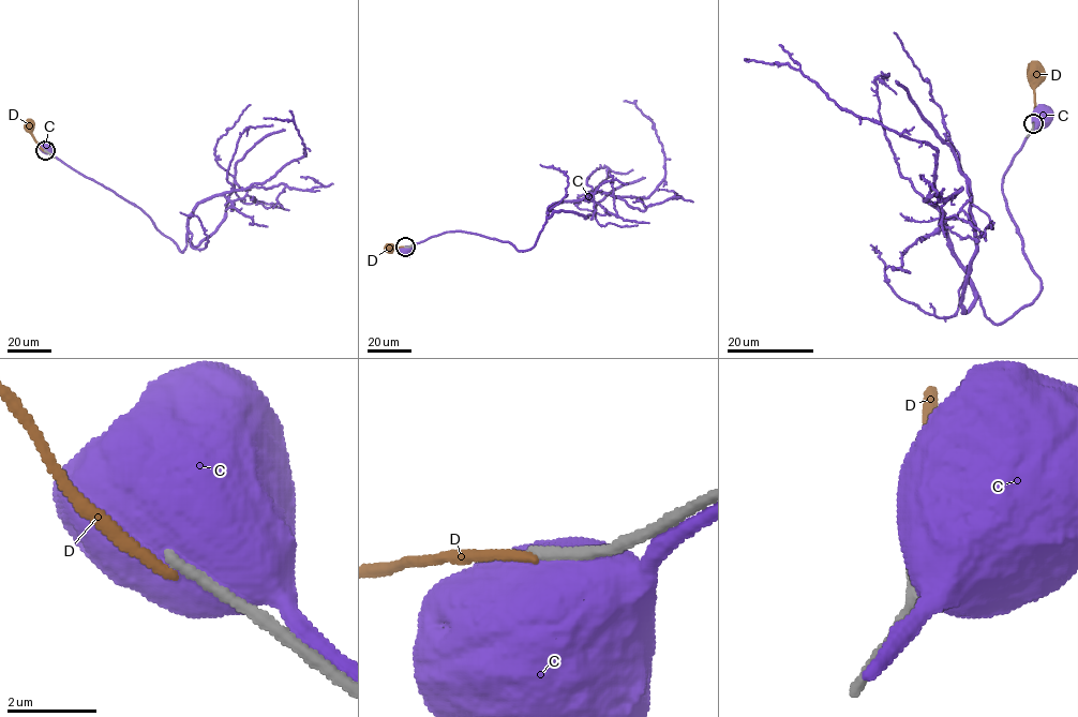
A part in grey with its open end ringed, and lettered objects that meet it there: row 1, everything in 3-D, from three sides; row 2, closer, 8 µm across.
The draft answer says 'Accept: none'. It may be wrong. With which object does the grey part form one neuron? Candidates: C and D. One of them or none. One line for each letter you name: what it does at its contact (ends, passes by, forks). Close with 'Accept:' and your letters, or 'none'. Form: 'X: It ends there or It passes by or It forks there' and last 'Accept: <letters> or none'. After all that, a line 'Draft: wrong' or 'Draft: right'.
Accept: none
Draft: right

